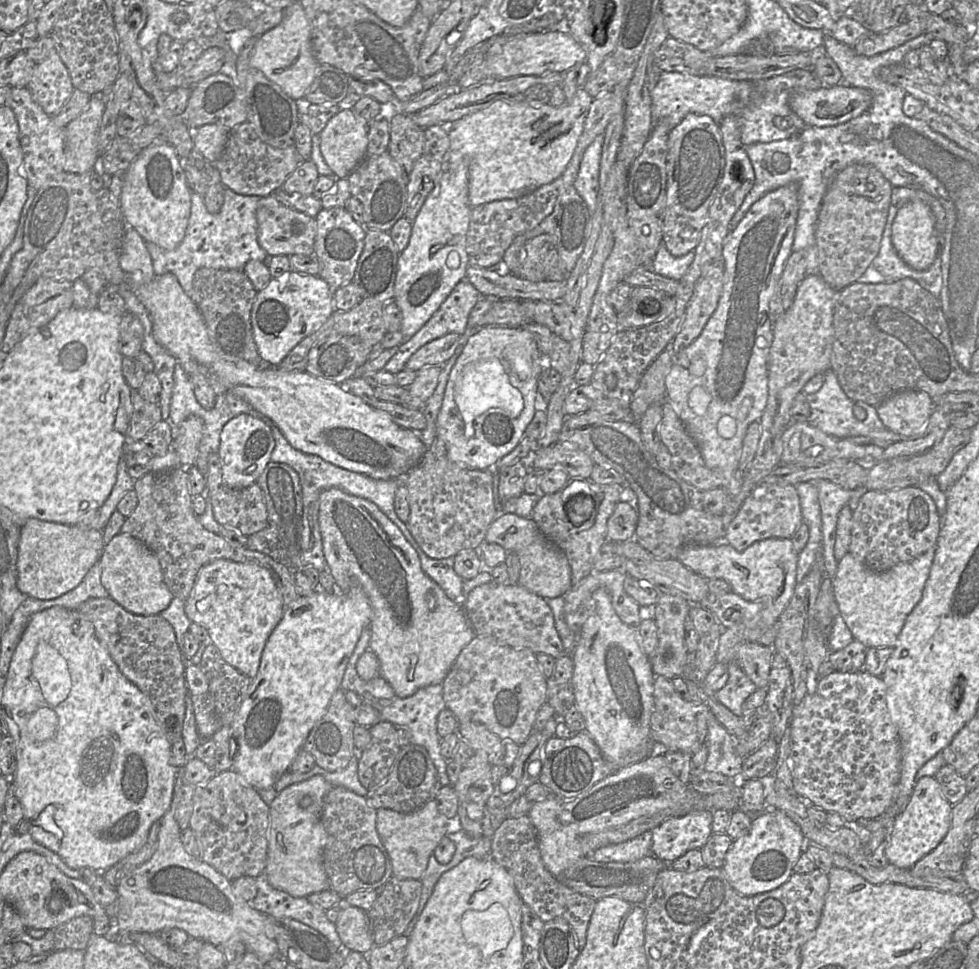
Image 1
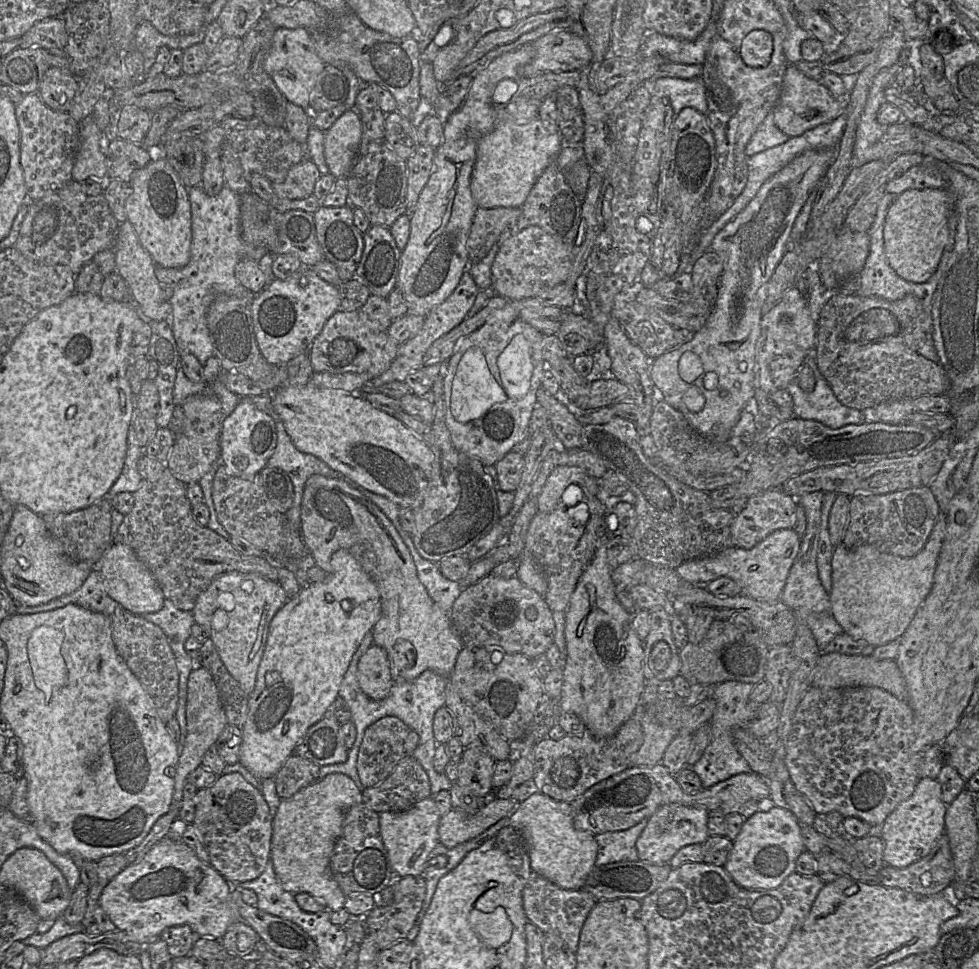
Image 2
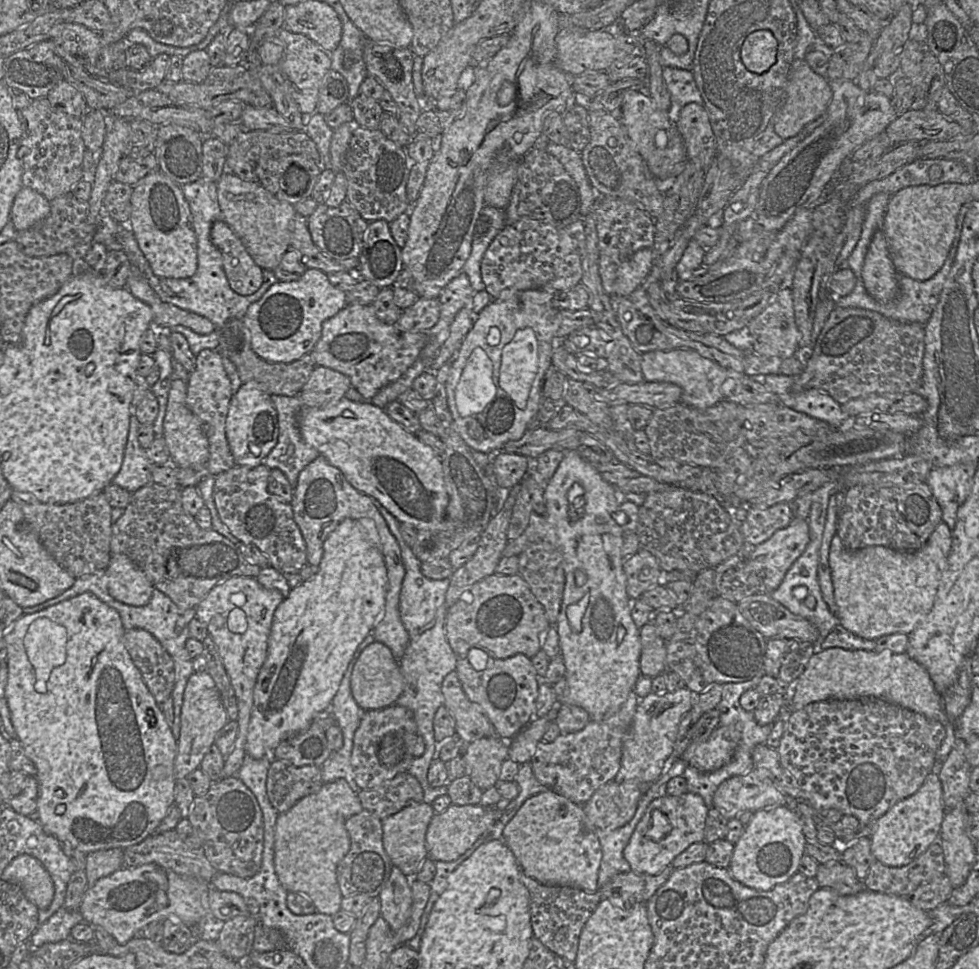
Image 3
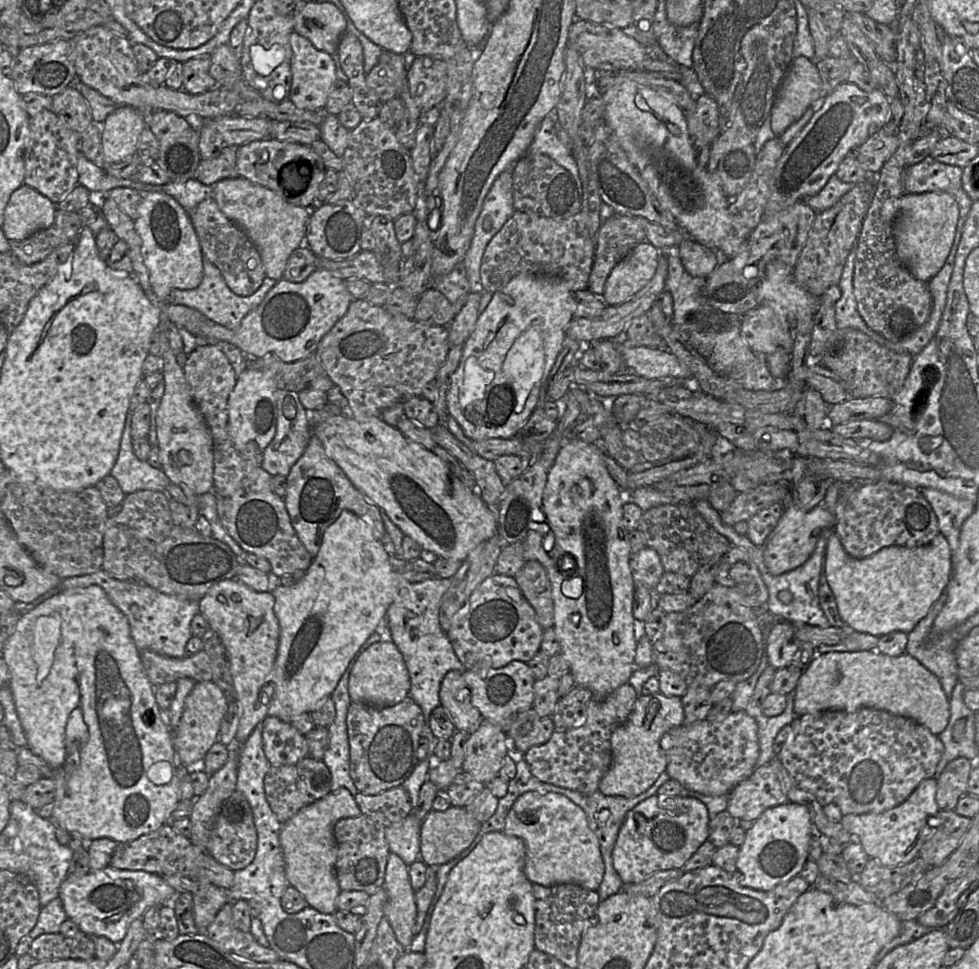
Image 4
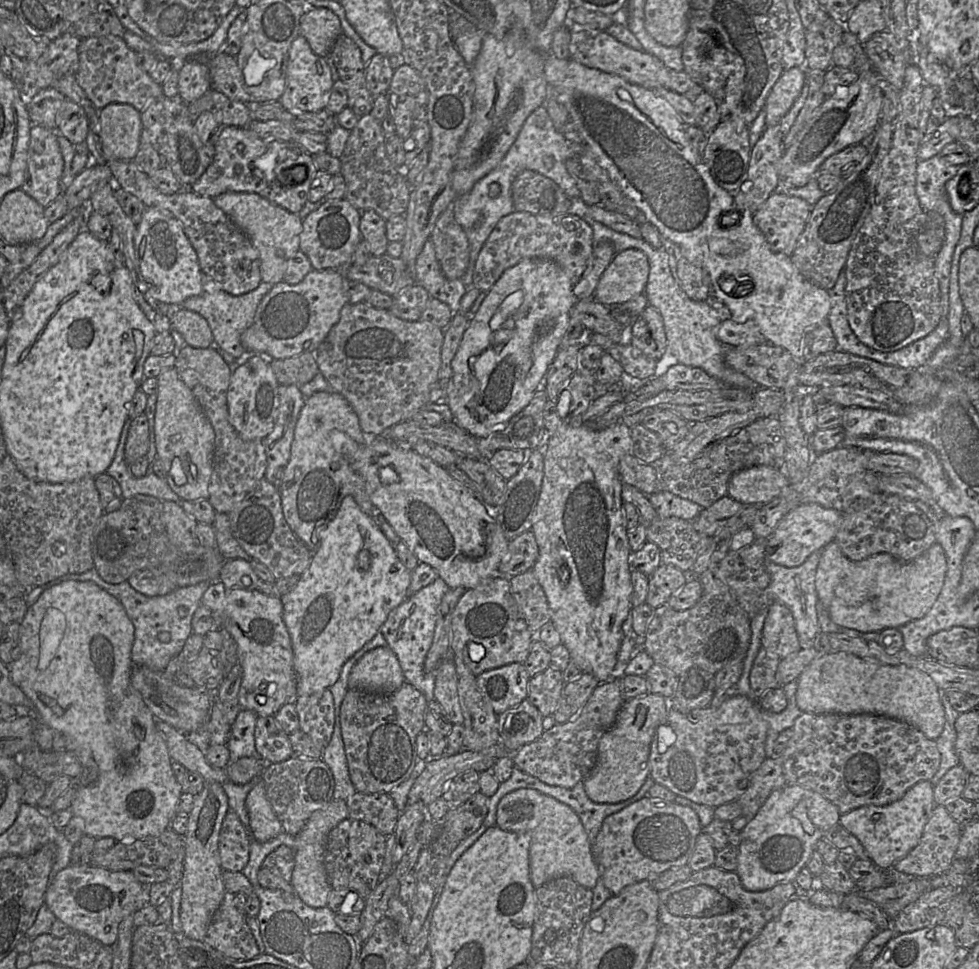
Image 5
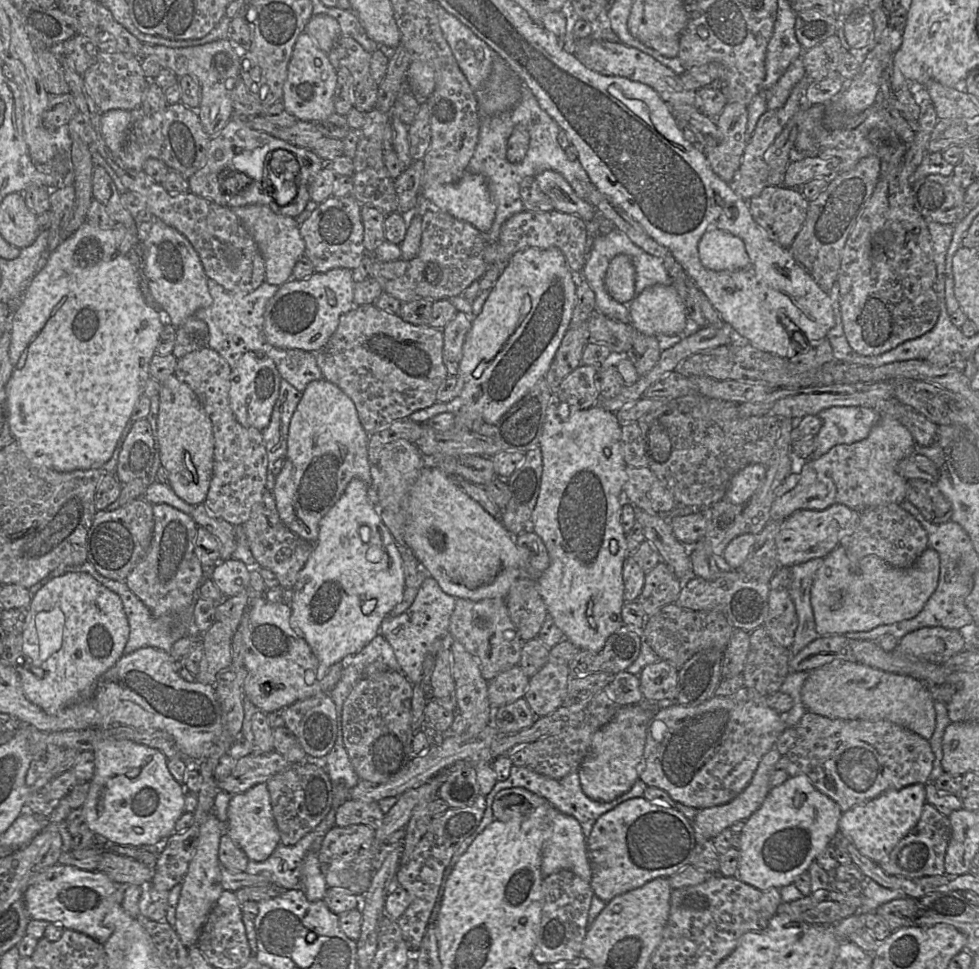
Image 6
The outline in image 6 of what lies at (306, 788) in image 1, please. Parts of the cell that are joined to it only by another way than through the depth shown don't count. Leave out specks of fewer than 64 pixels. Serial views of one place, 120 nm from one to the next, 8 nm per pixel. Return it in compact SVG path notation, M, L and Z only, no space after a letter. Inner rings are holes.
M311 848L302 861L301 889L310 902L323 900L328 889L320 869L318 851L319 849Z

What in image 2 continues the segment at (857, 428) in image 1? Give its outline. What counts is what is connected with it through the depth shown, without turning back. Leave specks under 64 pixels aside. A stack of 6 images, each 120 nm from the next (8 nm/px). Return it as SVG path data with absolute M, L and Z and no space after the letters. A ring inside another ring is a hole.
M815 353L806 355L804 365L811 368L816 384L812 391L803 390L797 377L788 384L786 391L792 396L794 416L813 419L832 429L868 422L864 410L845 406L837 399L830 384L817 369Z

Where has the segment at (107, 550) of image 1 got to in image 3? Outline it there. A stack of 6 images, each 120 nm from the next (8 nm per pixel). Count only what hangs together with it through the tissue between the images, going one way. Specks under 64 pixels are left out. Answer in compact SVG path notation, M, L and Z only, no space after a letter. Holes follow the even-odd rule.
M112 554L105 573L108 592L115 600L137 607L149 603L154 586L126 555Z

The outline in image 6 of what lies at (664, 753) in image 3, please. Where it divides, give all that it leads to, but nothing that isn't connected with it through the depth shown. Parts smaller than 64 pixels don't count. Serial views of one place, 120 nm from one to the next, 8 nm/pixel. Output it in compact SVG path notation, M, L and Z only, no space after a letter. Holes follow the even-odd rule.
M665 703L634 704L618 708L608 724L596 731L578 768L584 794L597 802L611 802L628 792L642 771L647 728L653 714Z

